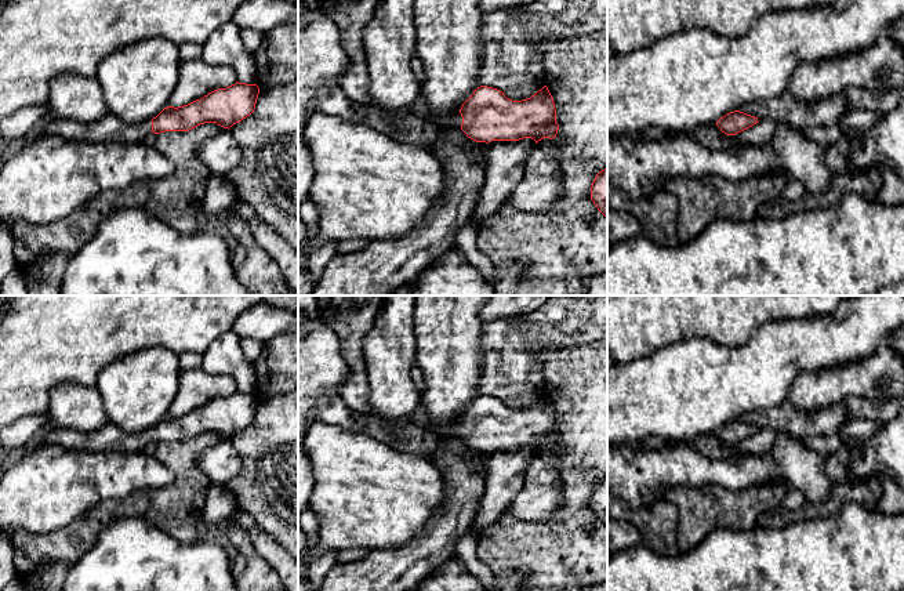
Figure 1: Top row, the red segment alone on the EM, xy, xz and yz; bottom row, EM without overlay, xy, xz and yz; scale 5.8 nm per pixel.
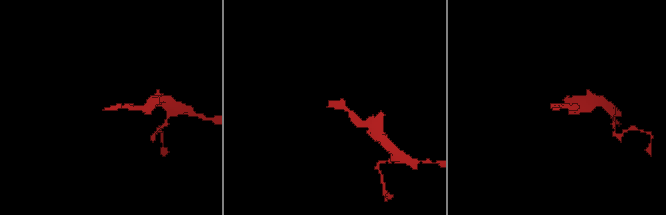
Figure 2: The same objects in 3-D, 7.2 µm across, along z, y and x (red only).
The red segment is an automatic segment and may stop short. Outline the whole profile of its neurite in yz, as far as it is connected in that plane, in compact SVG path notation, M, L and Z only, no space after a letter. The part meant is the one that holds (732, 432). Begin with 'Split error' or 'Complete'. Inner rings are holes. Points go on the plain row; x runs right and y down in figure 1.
Complete. M740 420L726 423L716 431L716 435L726 445L736 445L758 432L758 427Z

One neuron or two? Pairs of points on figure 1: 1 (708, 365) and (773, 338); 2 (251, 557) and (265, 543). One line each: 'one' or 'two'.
1: one
2: two

